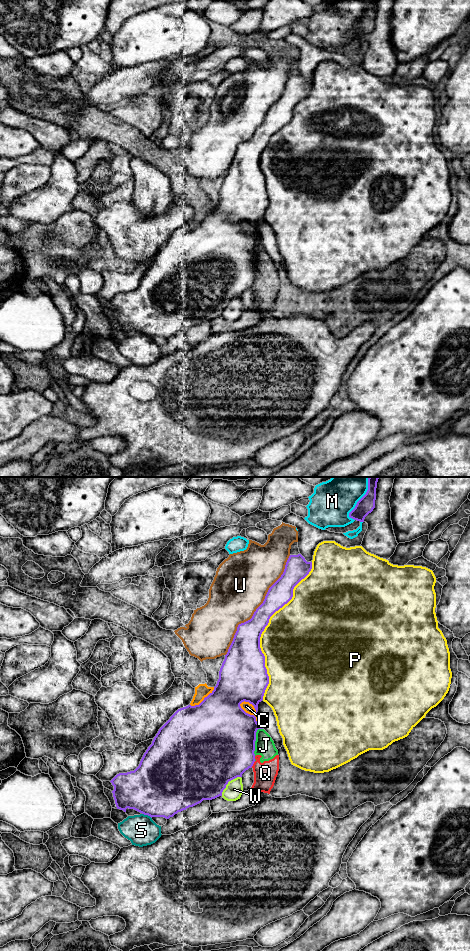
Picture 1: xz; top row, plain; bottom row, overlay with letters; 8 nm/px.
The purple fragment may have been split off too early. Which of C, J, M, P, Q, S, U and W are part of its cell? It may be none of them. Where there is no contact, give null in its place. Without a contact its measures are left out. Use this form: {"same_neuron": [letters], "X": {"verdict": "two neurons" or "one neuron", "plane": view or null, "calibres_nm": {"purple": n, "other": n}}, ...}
{"same_neuron": [], "C": {"verdict": "two neurons", "plane": "xz", "calibres_nm": {"purple": 480, "other": 80}}, "J": {"verdict": "two neurons", "plane": "xz", "calibres_nm": {"purple": 500, "other": 160}}, "M": {"verdict": "two neurons", "plane": "xz", "calibres_nm": {"purple": 140, "other": 340}}, "P": {"verdict": "two neurons", "plane": "xz", "calibres_nm": {"purple": 280, "other": 480}}, "Q": {"verdict": "two neurons", "plane": "xz", "calibres_nm": {"purple": 460, "other": 180}}, "S": {"verdict": "two neurons", "plane": "xz", "calibres_nm": {"purple": 480, "other": 240}}, "U": {"verdict": "two neurons", "plane": "xz", "calibres_nm": {"purple": 200, "other": 440}}, "W": {"verdict": "two neurons", "plane": "xz", "calibres_nm": {"purple": 500, "other": 140}}}

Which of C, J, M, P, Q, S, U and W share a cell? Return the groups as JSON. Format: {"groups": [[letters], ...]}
{"groups": [["C", "J", "Q"], ["M"], ["P"], ["S"], ["U"], ["W"]]}

